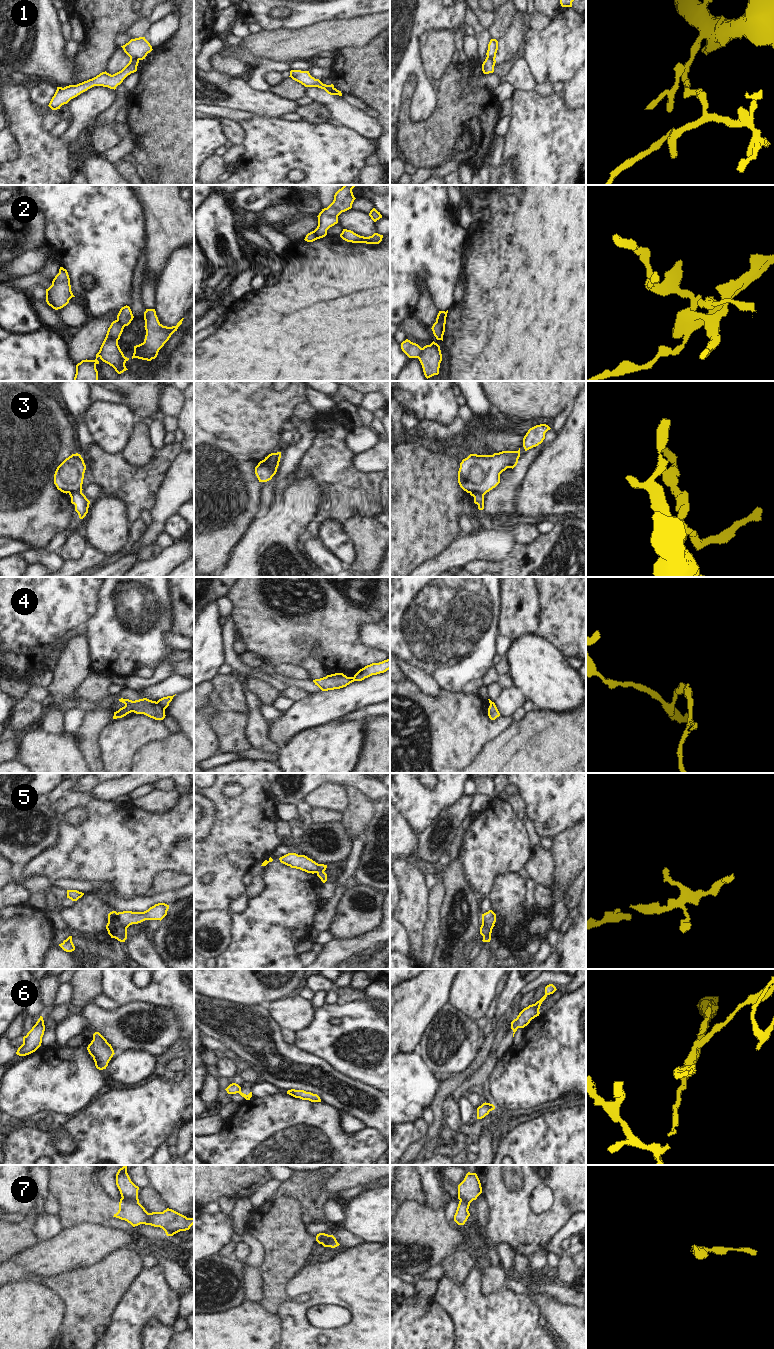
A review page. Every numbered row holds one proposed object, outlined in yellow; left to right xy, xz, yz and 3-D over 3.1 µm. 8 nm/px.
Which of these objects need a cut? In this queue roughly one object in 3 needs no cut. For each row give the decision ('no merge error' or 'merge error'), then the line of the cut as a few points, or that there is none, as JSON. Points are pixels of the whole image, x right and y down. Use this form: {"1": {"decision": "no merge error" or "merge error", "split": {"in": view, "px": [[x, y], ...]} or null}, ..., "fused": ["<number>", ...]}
{"1": {"decision": "merge error", "split": {"in": "xy", "px": [[130, 57], [138, 60]]}}, "2": {"decision": "merge error", "split": {"in": "yz", "px": [[445, 317], [436, 322]]}}, "3": {"decision": "merge error", "split": {"in": "yz", "px": [[469, 492], [479, 491], [483, 495]]}}, "4": {"decision": "merge error", "split": {"in": "xy", "px": [[156, 702], [164, 709]]}}, "5": {"decision": "merge error", "split": {"in": "xy", "px": [[116, 913], [119, 922], [122, 925], [128, 926]]}}, "6": {"decision": "merge error", "split": {"in": "yz", "px": [[518, 1016], [511, 1025]]}}, "7": {"decision": "merge error", "split": {"in": "xy", "px": [[122, 1197], [138, 1202]]}}, "fused": ["1", "2", "3", "4", "5", "6", "7"]}

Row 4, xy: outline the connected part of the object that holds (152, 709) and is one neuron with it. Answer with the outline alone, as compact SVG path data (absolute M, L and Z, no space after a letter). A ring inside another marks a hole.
M147 698L139 700L119 699L125 706L114 712L113 719L122 718L127 714L134 712L136 714L144 714L155 720L163 720L165 718L165 709L163 709L156 701Z

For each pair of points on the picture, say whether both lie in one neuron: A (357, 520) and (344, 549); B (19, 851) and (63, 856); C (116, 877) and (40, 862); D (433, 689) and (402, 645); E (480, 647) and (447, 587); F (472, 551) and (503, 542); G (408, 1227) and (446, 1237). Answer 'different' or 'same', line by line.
A: different
B: different
C: same
D: different
E: same
F: same
G: same

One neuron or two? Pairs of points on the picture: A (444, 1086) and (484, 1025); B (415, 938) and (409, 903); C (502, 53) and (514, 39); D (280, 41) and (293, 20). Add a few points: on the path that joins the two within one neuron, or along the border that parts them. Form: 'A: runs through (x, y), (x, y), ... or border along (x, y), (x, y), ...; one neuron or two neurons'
A: border along (491, 1024), (486, 1031); two neurons
B: runs through (415, 929), (415, 916), (413, 912); one neuron
C: runs through (505, 50), (511, 42); one neuron
D: border along (310, 24), (300, 28), (263, 29); two neurons

